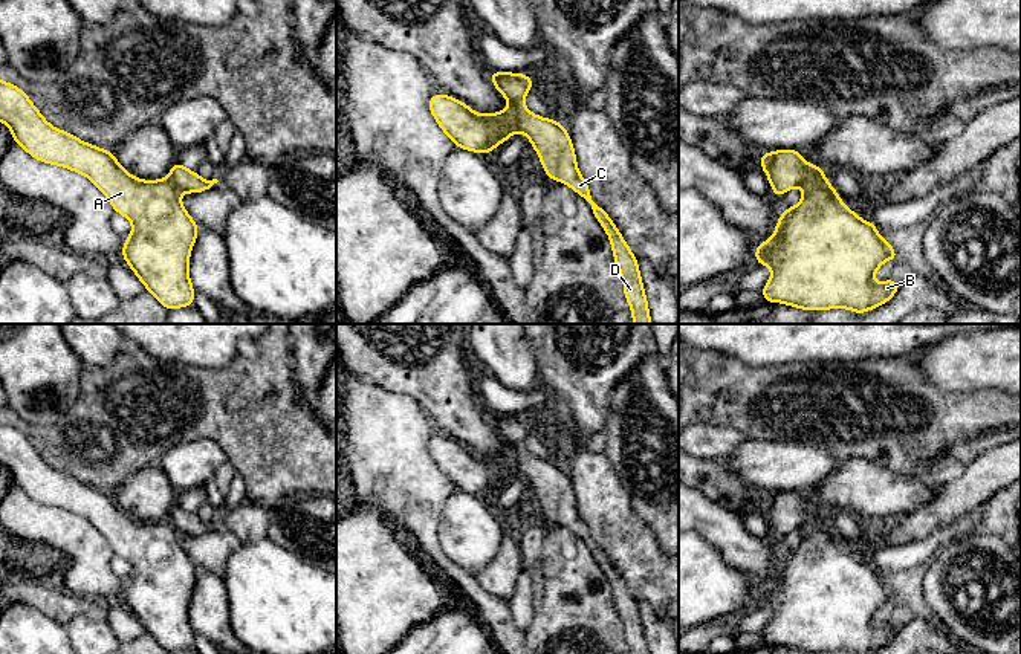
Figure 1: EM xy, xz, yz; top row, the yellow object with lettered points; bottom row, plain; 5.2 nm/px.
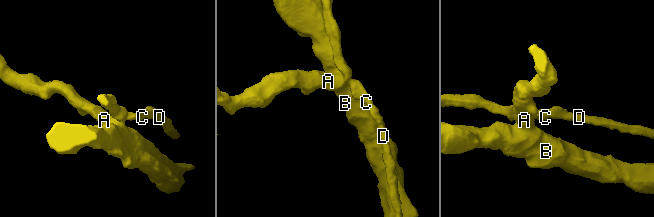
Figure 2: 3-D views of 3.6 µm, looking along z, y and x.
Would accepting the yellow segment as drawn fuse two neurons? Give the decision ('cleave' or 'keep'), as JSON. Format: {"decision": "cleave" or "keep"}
{"decision": "cleave"}

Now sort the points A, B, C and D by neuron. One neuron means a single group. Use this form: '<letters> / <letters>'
A B / C D

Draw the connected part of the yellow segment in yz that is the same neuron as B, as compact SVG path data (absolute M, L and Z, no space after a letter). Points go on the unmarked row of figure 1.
M828 523L812 526L804 532L802 541L793 550L784 550L776 564L775 576L764 585L757 585L755 605L769 608L773 616L764 626L761 637L767 645L783 645L801 652L848 651L851 654L868 654L888 645L902 626L893 617L877 626L873 623L876 613L886 604L899 604L894 590L882 581L873 564L862 562L848 552Z

